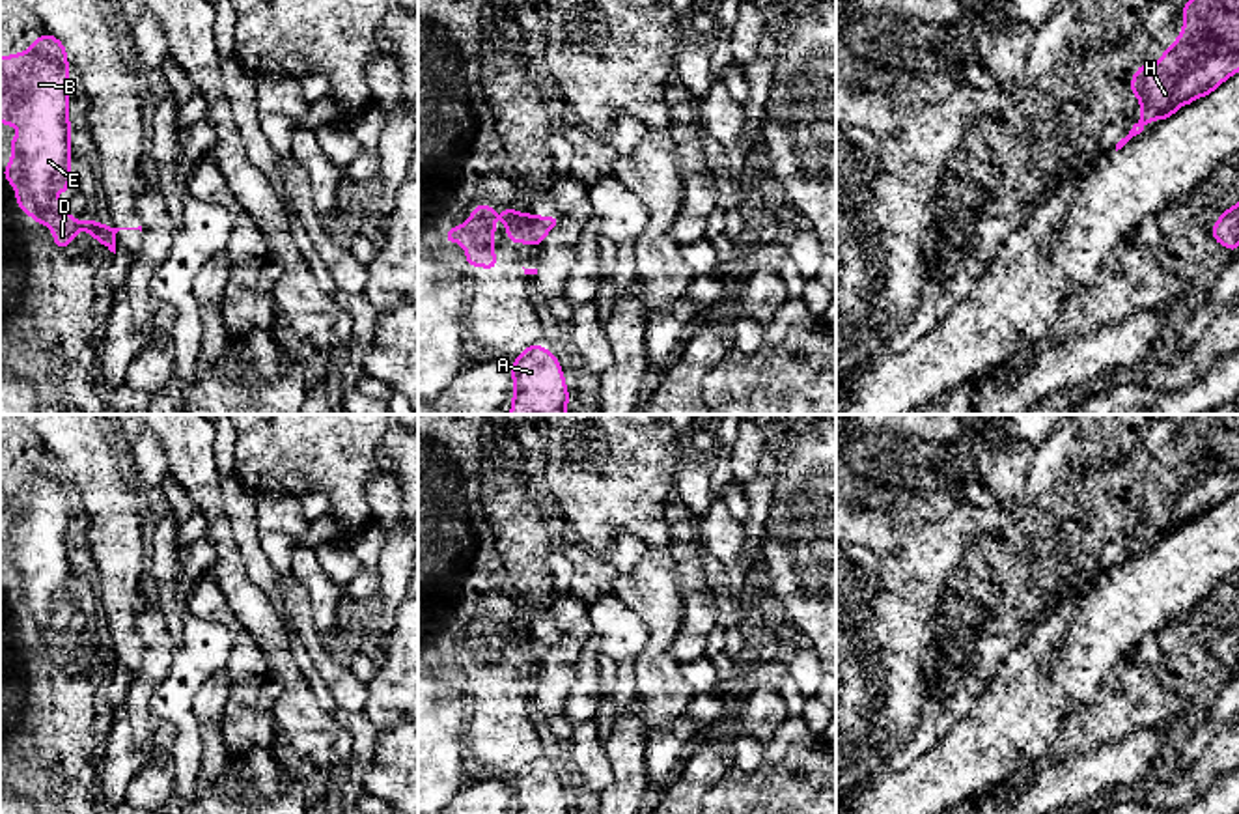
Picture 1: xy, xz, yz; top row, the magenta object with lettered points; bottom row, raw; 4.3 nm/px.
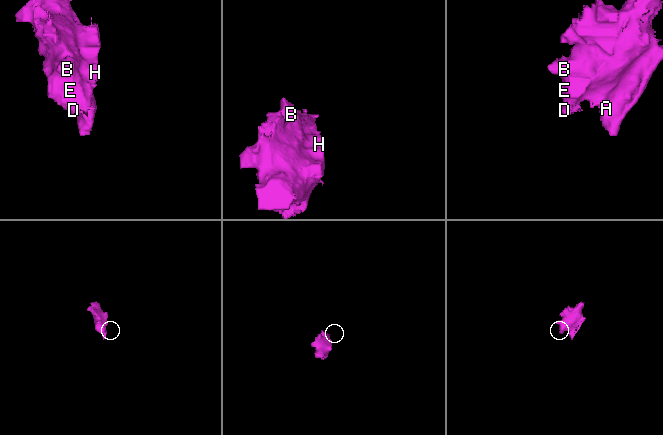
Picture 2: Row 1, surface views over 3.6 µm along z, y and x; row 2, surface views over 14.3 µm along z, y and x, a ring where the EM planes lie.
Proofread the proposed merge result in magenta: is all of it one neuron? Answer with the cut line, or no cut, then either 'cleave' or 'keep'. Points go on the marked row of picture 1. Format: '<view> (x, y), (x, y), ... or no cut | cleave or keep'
no cut | keep

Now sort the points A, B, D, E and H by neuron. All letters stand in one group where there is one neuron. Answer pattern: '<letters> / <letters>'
A B D E H

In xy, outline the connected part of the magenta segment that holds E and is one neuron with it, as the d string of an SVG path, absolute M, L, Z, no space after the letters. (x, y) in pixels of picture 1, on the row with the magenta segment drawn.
M45 34L45 35L35 37L26 52L19 52L13 56L0 56L0 123L7 123L7 125L13 125L19 129L19 133L13 134L13 138L11 138L11 164L2 168L4 177L15 187L17 207L22 213L30 215L35 222L45 224L52 230L54 246L58 250L63 250L65 246L69 246L73 243L78 228L82 228L86 233L91 233L97 239L97 243L104 245L114 254L116 254L116 233L119 230L140 230L142 232L142 226L138 226L138 228L112 228L112 226L103 226L99 220L71 218L69 217L69 204L65 200L32 200L30 198L32 192L65 192L71 187L71 140L73 140L73 134L71 134L71 125L69 125L69 63L67 63L67 50L58 37Z

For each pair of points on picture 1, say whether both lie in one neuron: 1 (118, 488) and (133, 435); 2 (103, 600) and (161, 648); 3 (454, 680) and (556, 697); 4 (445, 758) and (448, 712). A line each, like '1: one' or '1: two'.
1: one
2: two
3: two
4: one

